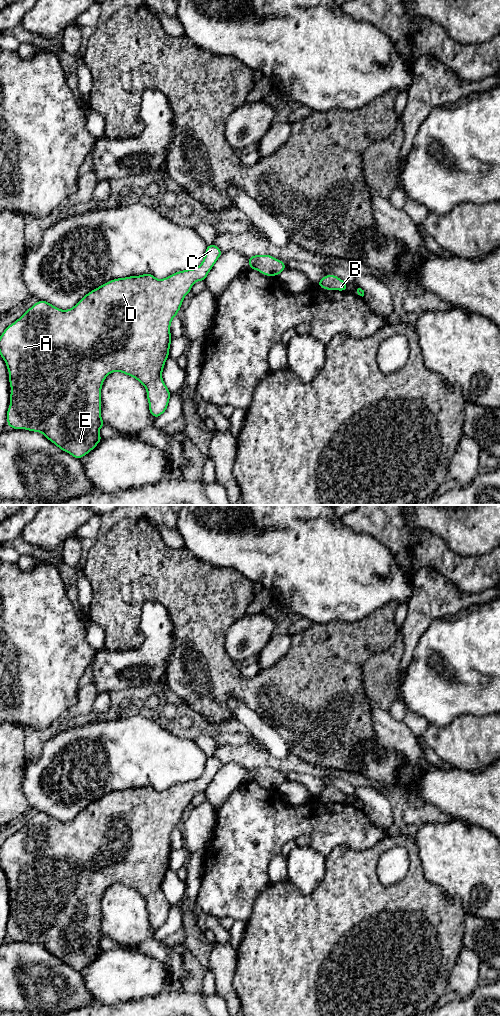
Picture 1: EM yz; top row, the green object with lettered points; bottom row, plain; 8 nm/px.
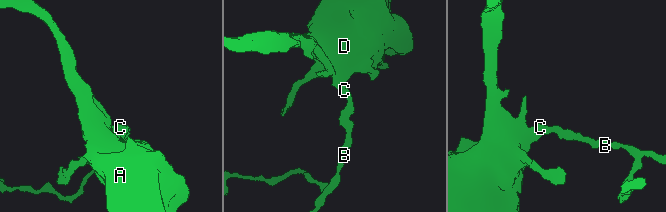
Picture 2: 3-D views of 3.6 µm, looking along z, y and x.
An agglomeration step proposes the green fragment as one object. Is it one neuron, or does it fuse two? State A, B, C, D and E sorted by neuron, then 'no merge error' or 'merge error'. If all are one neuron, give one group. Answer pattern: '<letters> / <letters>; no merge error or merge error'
A B C D E; no merge error

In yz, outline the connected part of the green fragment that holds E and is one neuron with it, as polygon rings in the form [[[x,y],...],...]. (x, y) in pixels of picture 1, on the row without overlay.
[[[207,757],[206,764],[202,775],[194,781],[187,781],[178,783],[164,791],[156,791],[151,785],[140,788],[130,788],[125,790],[118,790],[104,795],[96,801],[86,806],[74,819],[68,822],[61,822],[45,812],[39,812],[31,820],[29,820],[19,831],[7,838],[0,848],[0,867],[7,877],[9,883],[9,895],[11,898],[10,917],[7,922],[7,936],[13,941],[26,941],[29,943],[42,945],[49,953],[54,955],[62,963],[65,963],[80,971],[103,951],[99,947],[99,941],[105,938],[101,927],[101,900],[105,890],[114,883],[122,884],[128,888],[137,891],[145,898],[147,903],[147,911],[149,915],[150,926],[157,930],[162,927],[169,916],[171,904],[168,902],[164,893],[162,892],[162,883],[167,870],[169,869],[169,860],[171,856],[170,838],[171,832],[177,828],[181,820],[184,809],[191,804],[193,796],[197,793],[204,793],[208,785],[214,778],[215,774],[222,767],[222,763],[215,757]]]

